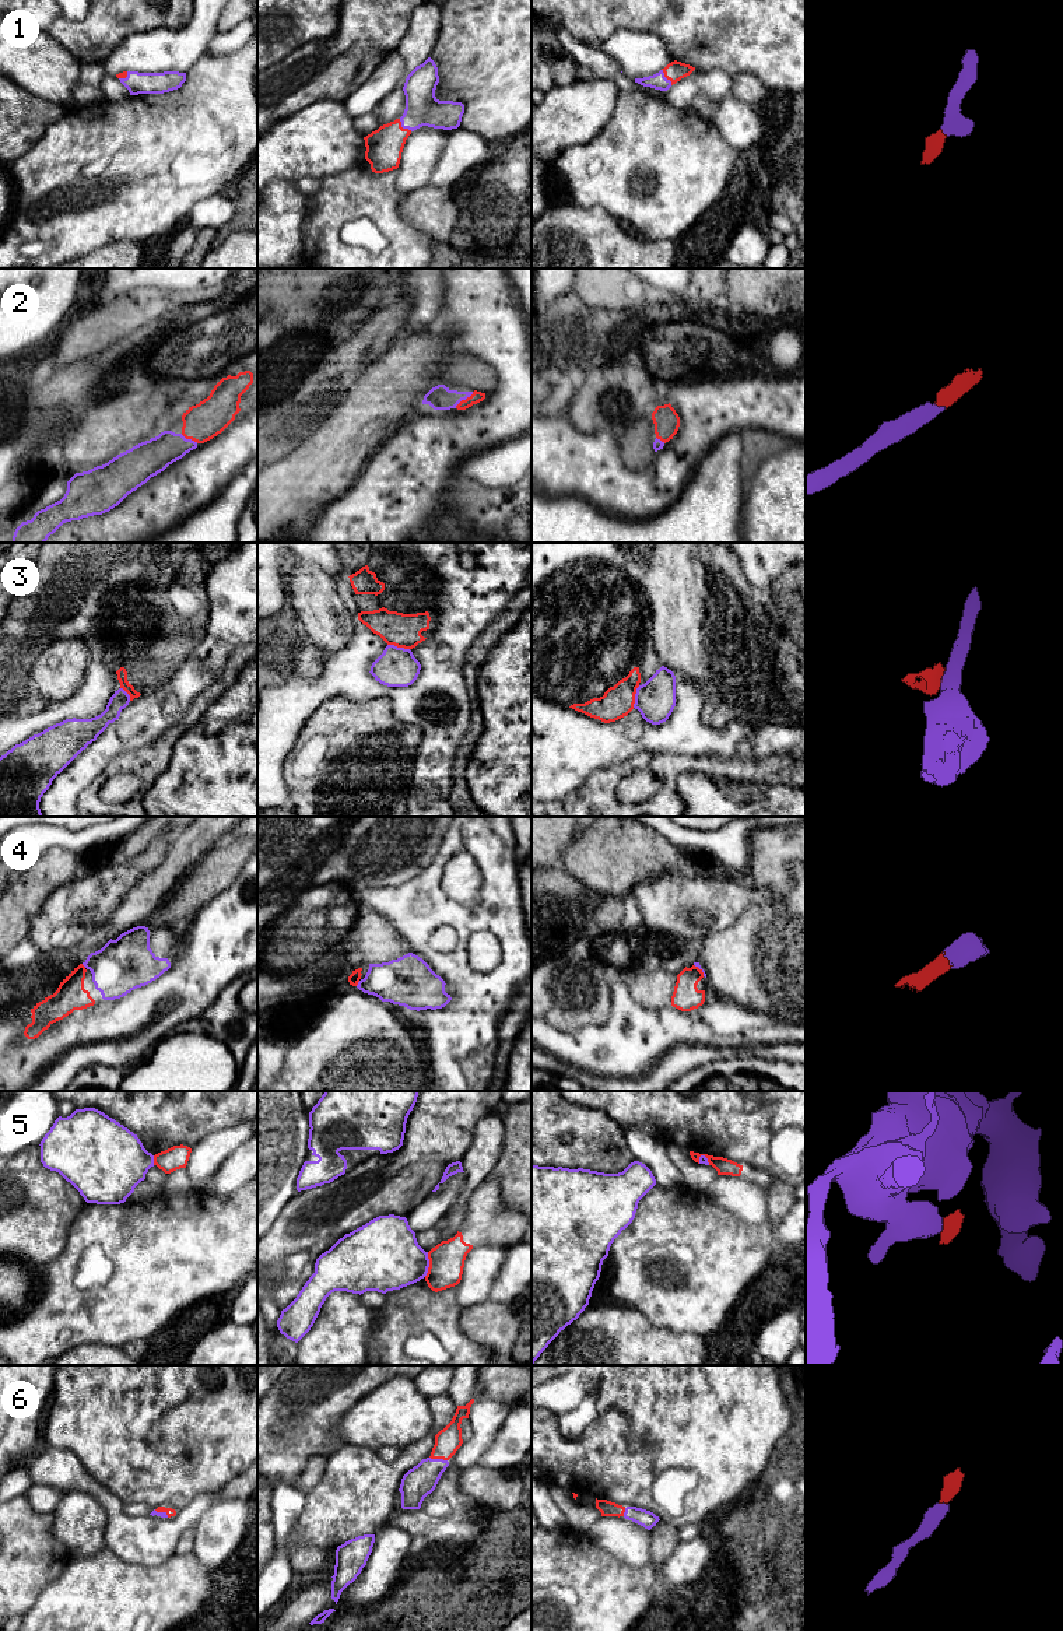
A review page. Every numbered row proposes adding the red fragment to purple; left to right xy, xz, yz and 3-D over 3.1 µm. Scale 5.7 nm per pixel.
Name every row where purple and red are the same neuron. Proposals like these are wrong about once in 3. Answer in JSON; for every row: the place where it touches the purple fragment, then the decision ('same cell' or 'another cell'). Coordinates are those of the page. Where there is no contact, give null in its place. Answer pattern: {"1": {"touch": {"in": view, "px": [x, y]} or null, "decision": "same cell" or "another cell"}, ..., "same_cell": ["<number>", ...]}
{"1": {"touch": {"in": "xz", "px": [403, 127]}, "decision": "same cell"}, "2": {"touch": {"in": "xz", "px": [463, 399]}, "decision": "same cell"}, "3": {"touch": {"in": "xz", "px": [399, 648]}, "decision": "another cell"}, "4": {"touch": {"in": "xz", "px": [358, 984]}, "decision": "same cell"}, "5": {"touch": {"in": "xz", "px": [428, 1265]}, "decision": "another cell"}, "6": {"touch": {"in": "xz", "px": [438, 1459]}, "decision": "same cell"}, "same_cell": ["1", "2", "4", "6"]}

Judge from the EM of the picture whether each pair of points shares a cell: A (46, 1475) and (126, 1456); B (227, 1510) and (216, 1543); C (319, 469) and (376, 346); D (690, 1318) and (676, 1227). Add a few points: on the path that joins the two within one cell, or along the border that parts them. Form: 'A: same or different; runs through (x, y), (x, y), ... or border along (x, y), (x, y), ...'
A: different; border along (56, 1448), (70, 1451), (108, 1489)
B: same; runs through (227, 1518), (218, 1535)
C: different; border along (393, 343), (378, 358), (355, 374)
D: same; runs through (690, 1295), (690, 1283), (684, 1272), (681, 1249)

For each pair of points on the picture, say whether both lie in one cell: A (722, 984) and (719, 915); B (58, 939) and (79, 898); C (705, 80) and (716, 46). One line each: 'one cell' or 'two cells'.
A: two cells
B: one cell
C: two cells

